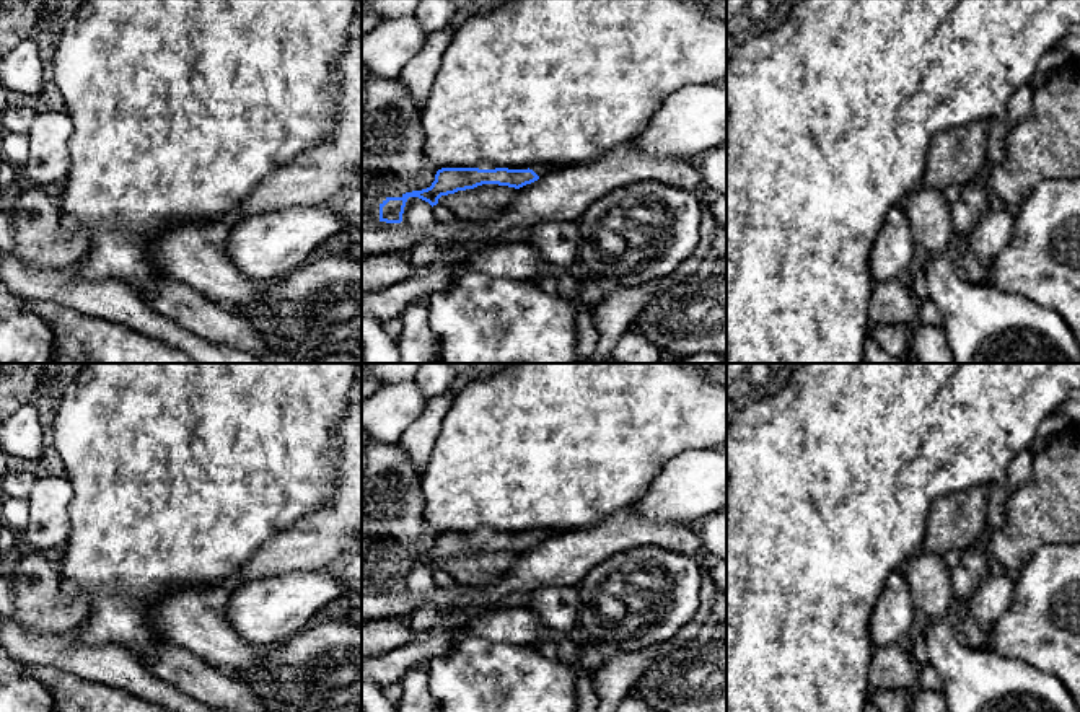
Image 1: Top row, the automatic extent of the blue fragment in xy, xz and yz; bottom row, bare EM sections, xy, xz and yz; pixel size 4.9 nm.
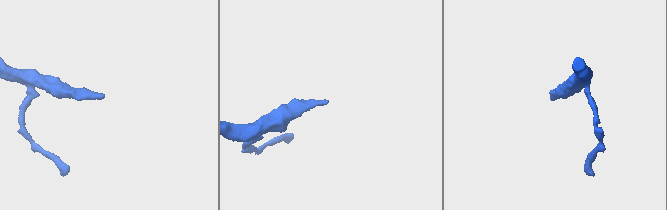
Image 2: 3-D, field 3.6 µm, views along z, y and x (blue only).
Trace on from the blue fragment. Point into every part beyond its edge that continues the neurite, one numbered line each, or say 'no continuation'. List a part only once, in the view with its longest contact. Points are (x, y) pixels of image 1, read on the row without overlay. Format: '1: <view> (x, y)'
1: xz (540, 535)

